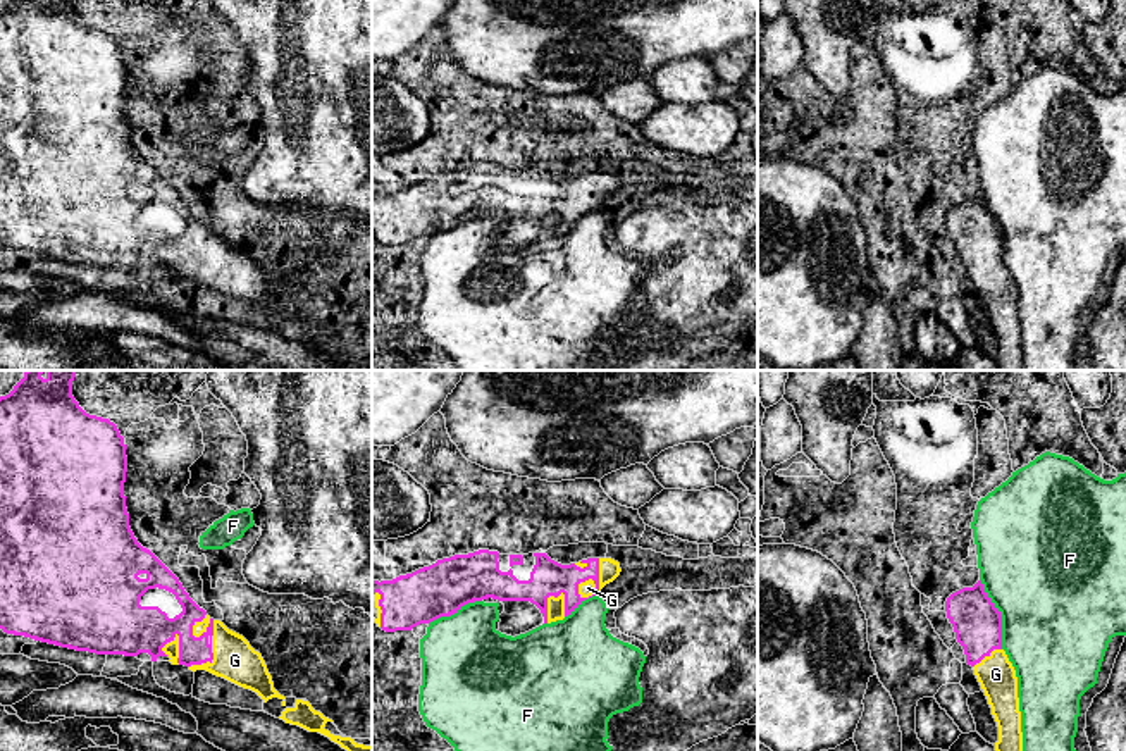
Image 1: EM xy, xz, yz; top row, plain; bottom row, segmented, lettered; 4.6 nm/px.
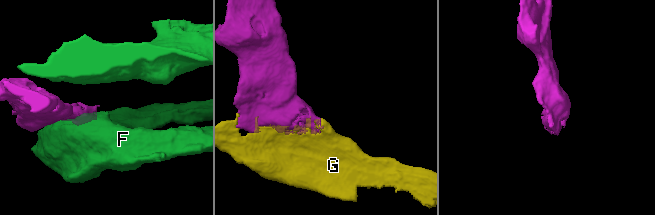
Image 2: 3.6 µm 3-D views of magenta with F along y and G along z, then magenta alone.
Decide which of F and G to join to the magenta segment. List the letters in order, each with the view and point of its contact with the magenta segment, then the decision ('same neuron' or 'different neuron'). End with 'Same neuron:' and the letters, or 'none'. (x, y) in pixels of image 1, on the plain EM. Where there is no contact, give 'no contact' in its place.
F: yz (999, 228) | different neuron
G: xy (212, 245) | same neuron
Same neuron: G

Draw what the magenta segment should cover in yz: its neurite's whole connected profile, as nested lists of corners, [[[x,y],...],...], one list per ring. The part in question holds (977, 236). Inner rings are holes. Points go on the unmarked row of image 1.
[[[981,195],[952,207],[945,226],[997,336],[997,370],[1023,370],[1018,291],[1002,264],[1000,226],[987,210]]]

